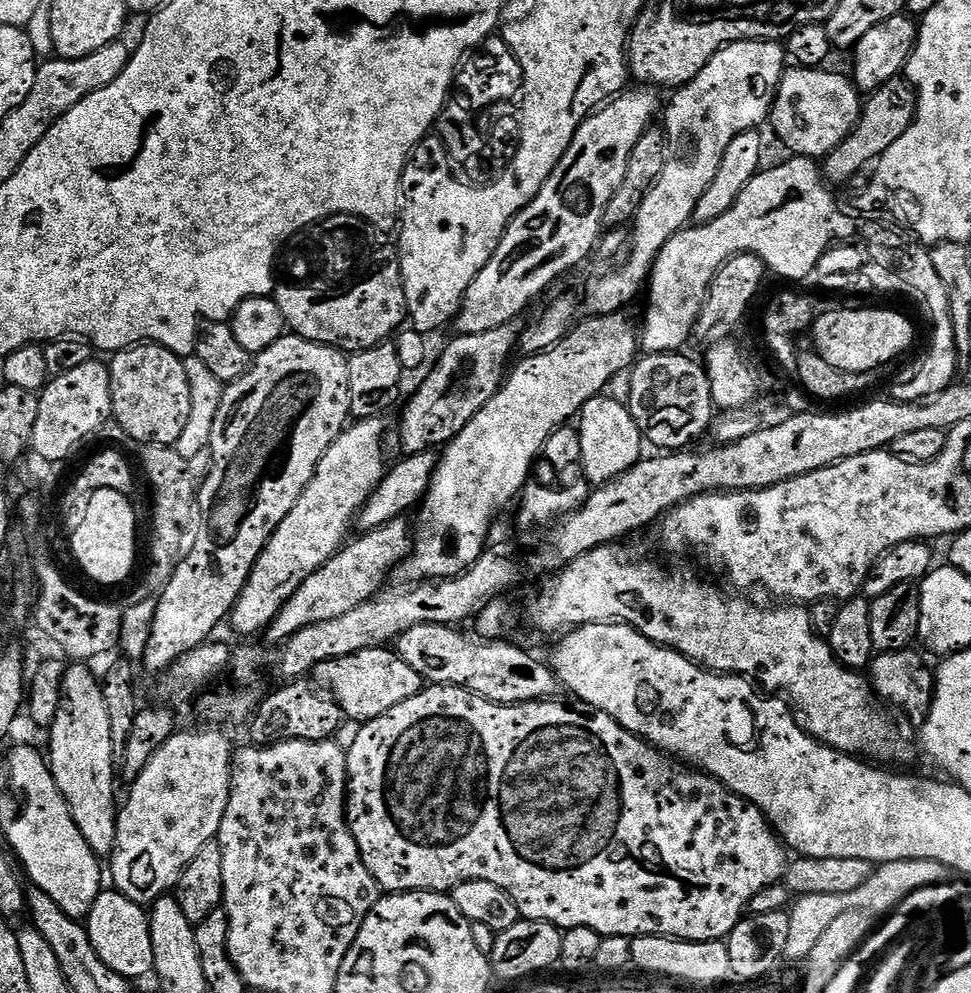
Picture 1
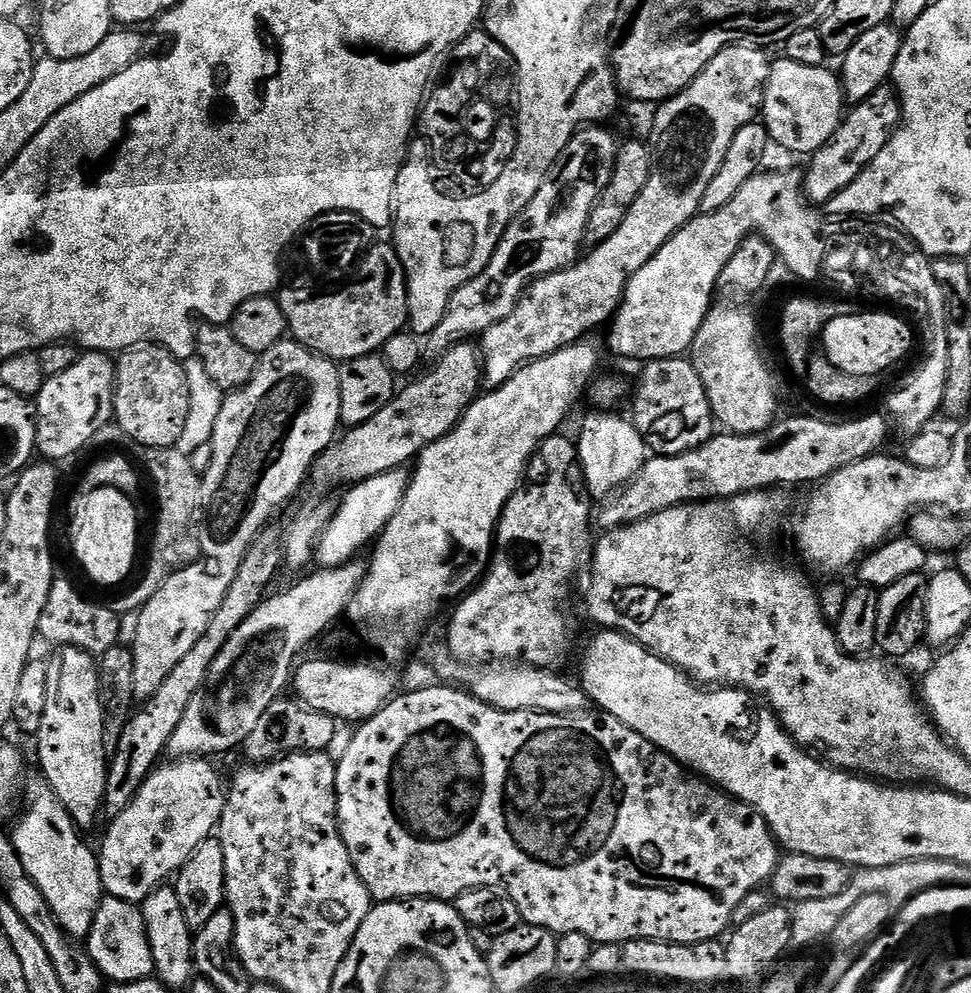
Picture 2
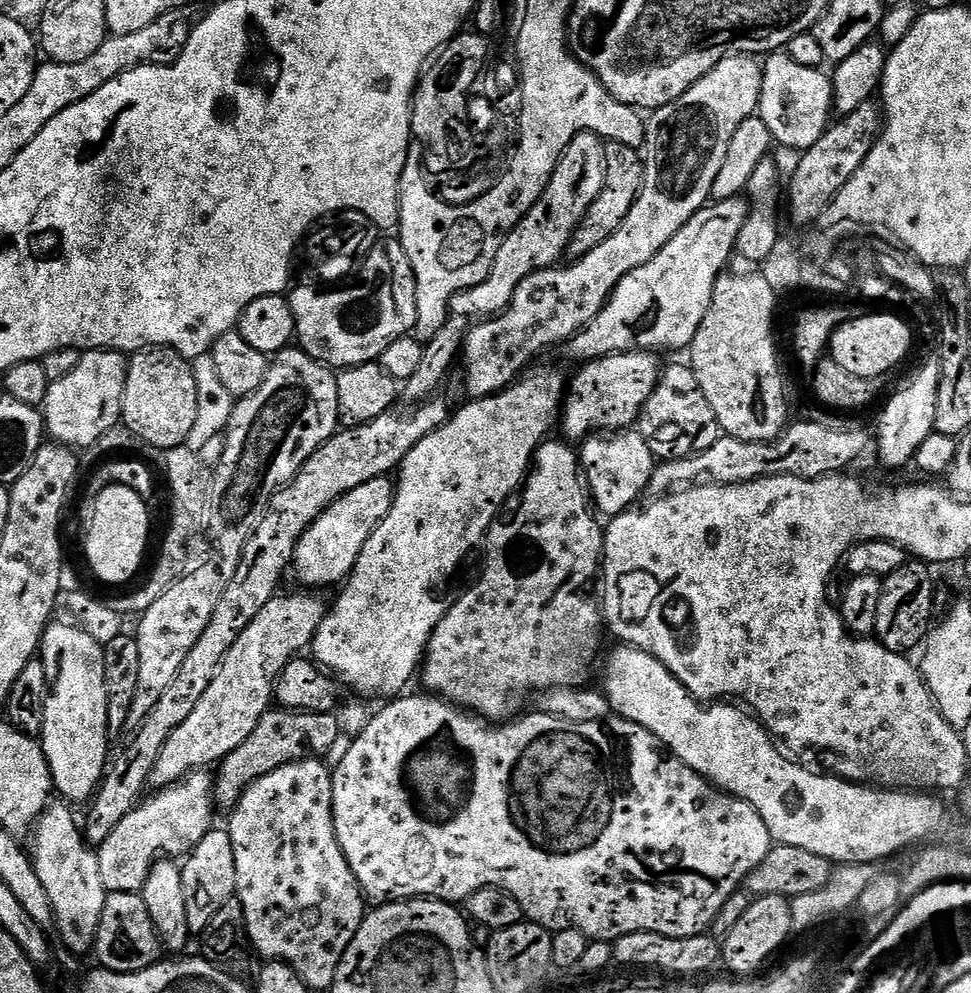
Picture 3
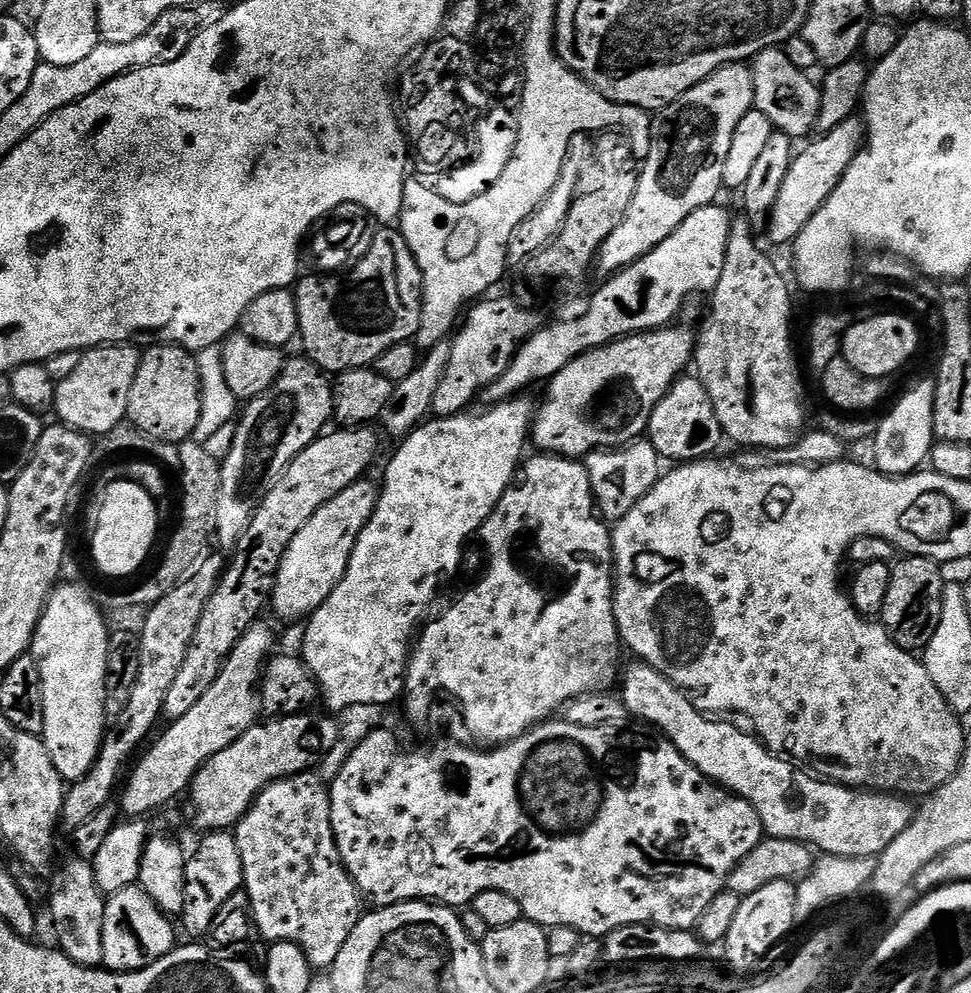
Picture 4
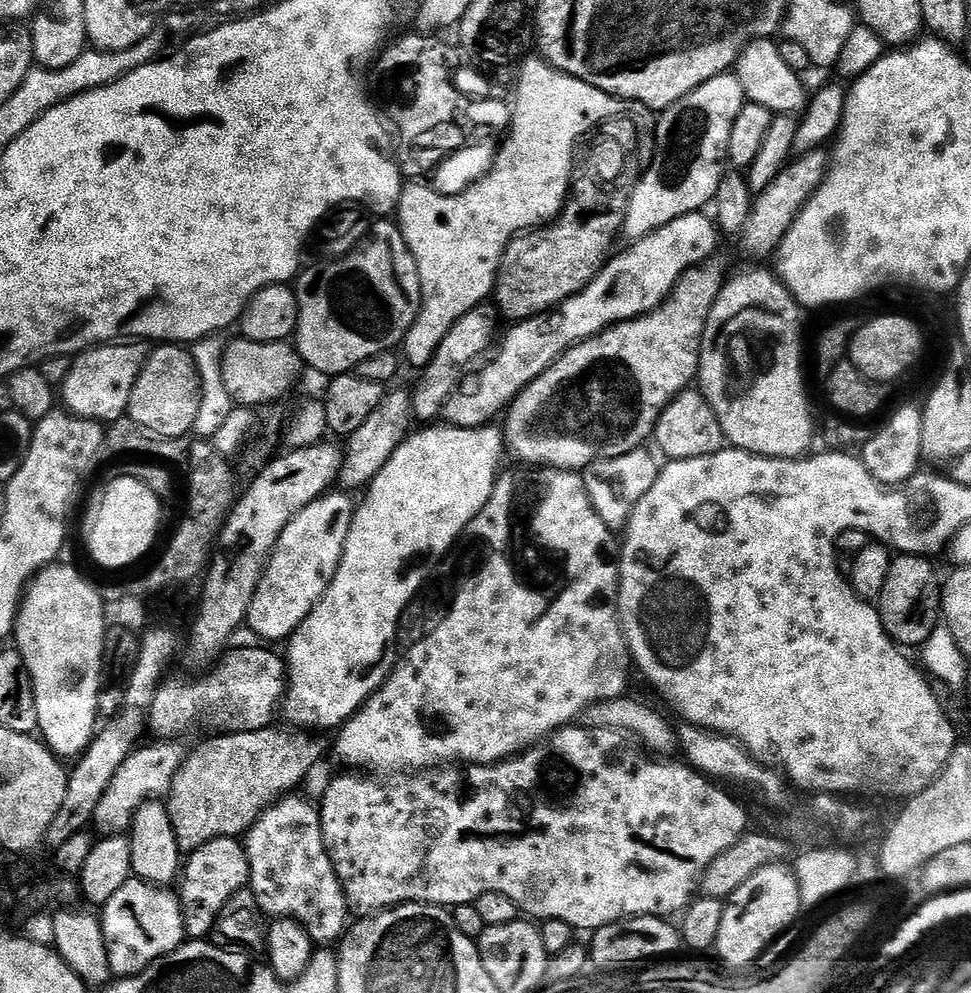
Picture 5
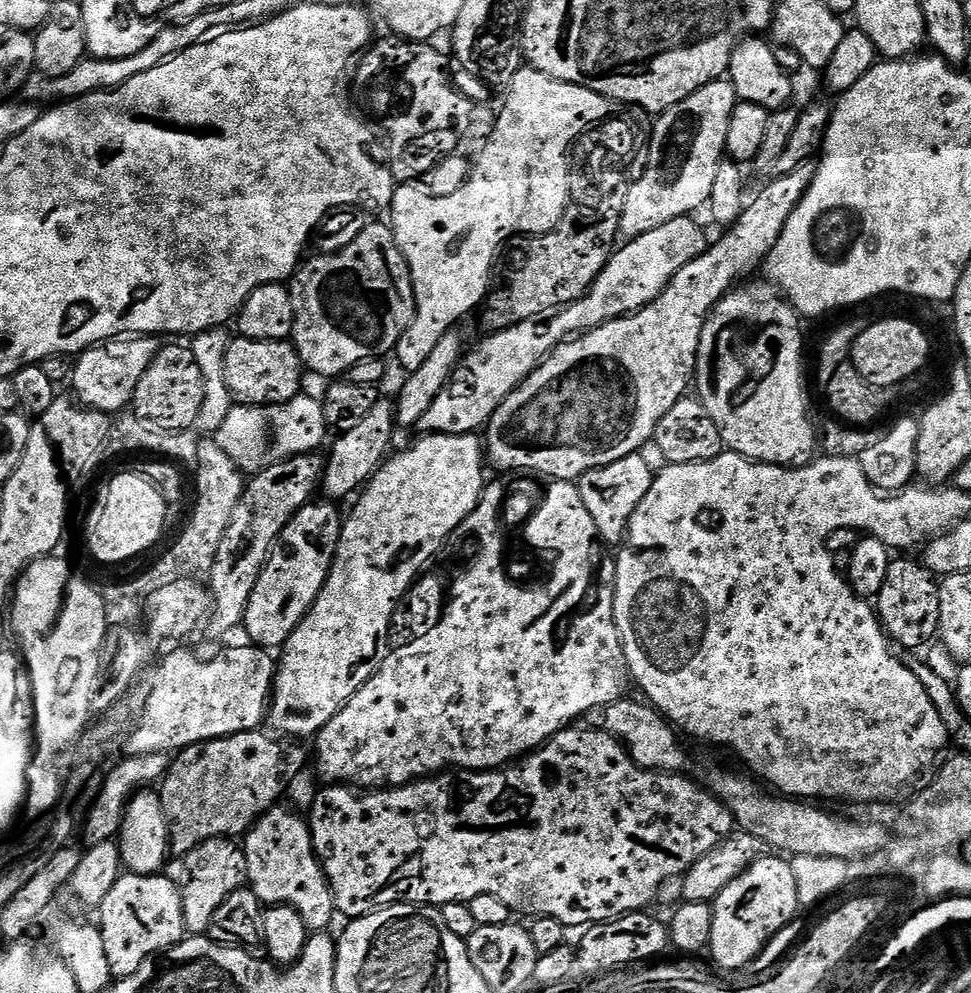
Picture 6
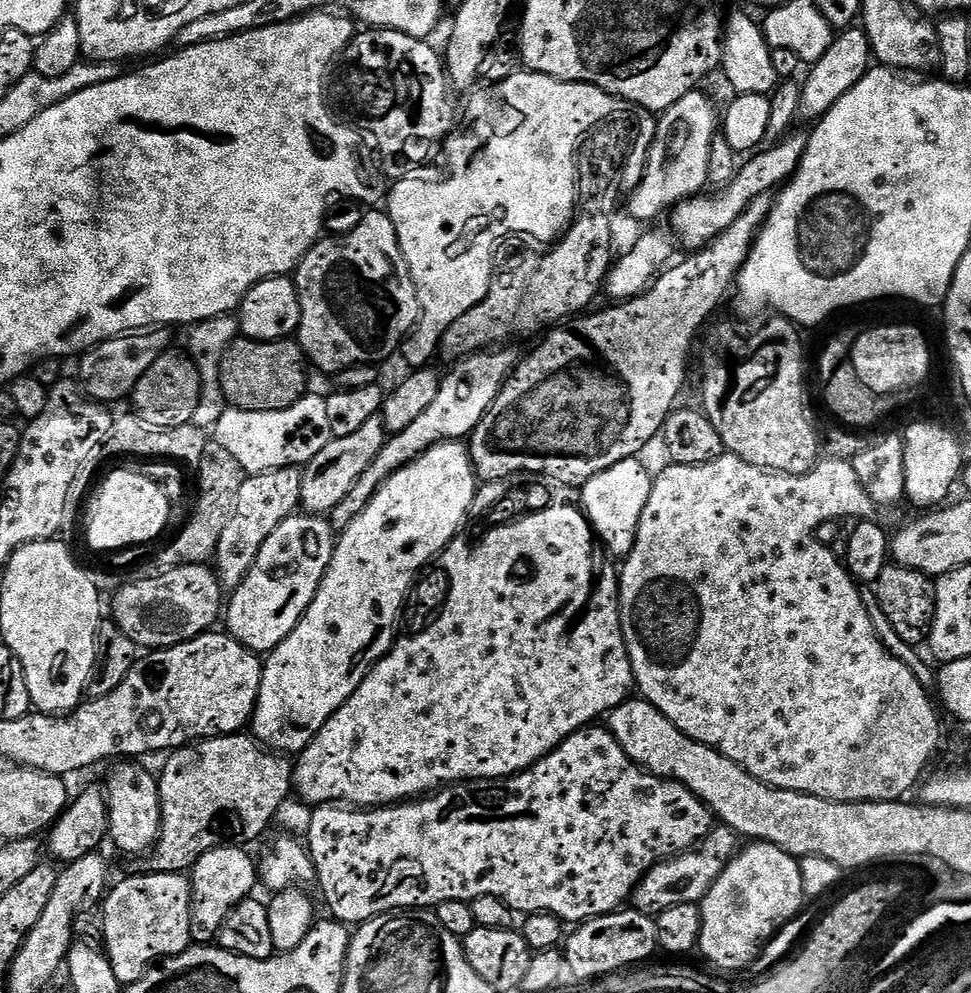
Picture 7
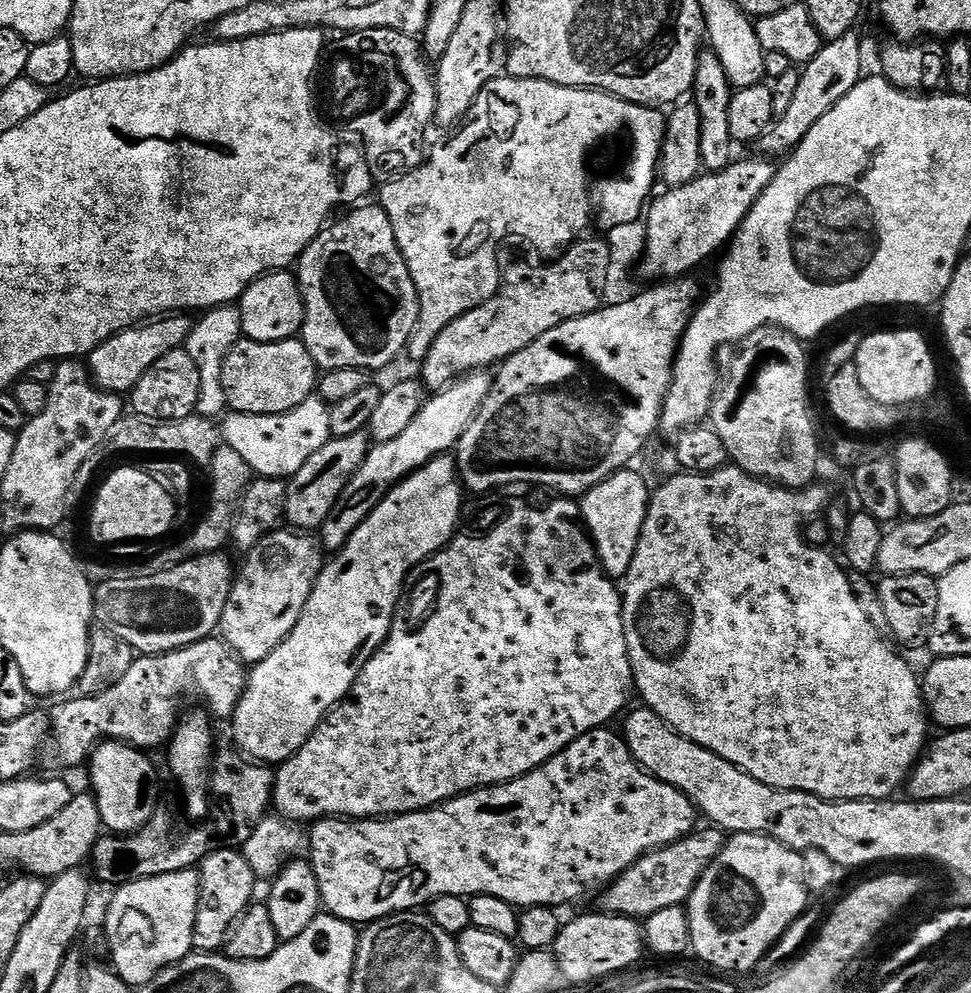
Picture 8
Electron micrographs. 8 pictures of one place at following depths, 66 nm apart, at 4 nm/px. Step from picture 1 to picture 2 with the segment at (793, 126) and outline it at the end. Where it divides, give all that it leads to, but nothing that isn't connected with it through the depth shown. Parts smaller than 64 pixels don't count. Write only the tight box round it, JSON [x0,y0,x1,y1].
[762,58,846,158]

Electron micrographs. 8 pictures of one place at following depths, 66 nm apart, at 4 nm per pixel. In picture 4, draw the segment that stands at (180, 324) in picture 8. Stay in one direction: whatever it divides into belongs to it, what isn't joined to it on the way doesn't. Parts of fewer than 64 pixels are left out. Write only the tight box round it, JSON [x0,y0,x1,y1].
[54,344,141,438]

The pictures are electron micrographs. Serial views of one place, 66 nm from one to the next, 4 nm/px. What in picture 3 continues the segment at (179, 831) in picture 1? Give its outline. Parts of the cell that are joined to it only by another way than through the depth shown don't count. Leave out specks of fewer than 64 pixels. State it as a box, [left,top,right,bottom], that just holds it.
[98,771,214,894]

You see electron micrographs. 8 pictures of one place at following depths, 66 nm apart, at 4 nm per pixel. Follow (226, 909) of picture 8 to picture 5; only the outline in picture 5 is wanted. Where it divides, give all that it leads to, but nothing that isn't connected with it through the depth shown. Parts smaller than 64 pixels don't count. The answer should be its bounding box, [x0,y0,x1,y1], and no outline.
[178,836,249,940]

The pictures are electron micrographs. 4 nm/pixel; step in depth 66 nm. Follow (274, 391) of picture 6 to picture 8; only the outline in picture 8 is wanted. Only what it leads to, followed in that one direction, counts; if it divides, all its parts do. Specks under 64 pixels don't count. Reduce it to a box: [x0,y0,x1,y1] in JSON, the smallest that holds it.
[222,338,318,415]

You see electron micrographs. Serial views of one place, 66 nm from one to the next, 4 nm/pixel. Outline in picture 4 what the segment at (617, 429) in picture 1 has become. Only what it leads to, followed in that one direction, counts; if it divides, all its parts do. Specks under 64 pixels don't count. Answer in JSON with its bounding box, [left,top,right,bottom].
[586,438,662,521]

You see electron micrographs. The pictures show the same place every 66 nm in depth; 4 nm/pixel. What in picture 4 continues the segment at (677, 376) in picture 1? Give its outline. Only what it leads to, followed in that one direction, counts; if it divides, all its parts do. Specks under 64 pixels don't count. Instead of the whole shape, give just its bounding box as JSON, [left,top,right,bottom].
[646,374,725,462]

